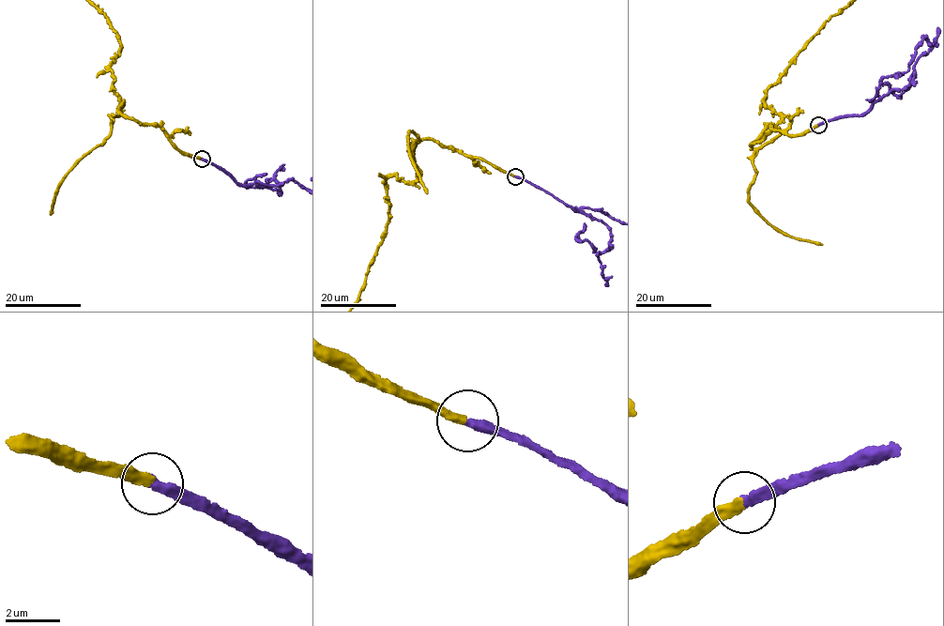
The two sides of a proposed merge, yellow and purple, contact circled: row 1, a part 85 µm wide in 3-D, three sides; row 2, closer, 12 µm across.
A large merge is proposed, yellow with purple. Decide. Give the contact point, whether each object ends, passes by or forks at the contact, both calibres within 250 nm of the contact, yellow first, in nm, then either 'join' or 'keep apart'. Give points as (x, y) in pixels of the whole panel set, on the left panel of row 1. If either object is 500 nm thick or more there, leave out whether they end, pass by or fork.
at (202, 159); yellow ends there; purple ends there; 320 nm thick on the yellow side, 360 nm on the other; join

